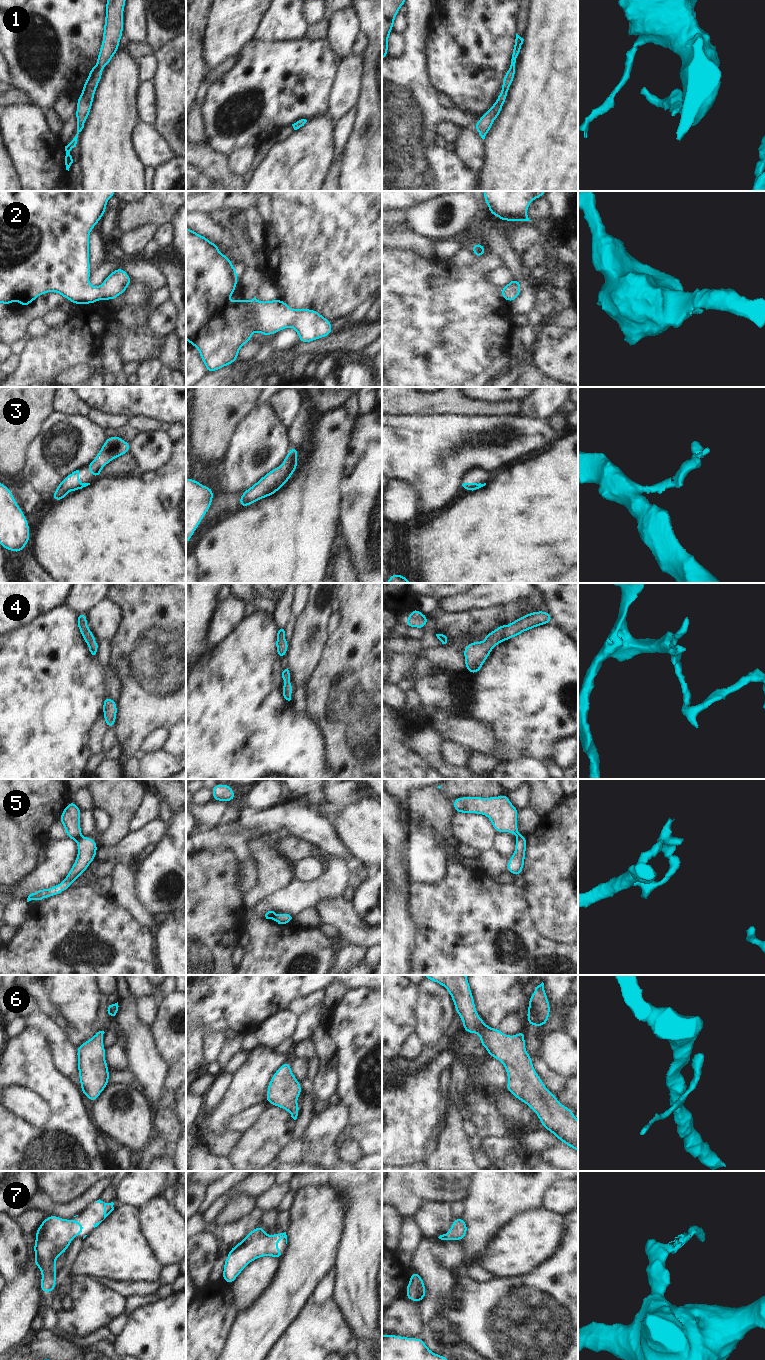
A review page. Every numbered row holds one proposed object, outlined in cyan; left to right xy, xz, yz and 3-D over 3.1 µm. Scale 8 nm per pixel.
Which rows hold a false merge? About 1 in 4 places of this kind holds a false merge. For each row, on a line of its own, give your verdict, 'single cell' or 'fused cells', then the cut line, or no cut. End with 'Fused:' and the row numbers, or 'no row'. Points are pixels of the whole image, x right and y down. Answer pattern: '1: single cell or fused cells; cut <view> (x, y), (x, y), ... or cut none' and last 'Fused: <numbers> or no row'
1: single cell; cut none
2: single cell; cut none
3: single cell; cut none
4: single cell; cut none
5: fused cells; cut xz (275, 913), (272, 919)
6: single cell; cut none
7: single cell; cut none
Fused: 5

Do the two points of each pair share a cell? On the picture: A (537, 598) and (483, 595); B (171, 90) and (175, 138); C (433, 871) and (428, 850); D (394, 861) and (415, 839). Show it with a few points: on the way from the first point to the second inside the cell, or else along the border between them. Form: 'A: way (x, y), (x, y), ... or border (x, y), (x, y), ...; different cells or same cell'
A: border (532, 593), (525, 598), (520, 598), (505, 605); different cells
B: way (175, 102), (175, 126); same cell
C: way (430, 866), (428, 864), (428, 855); same cell
D: border (409, 831), (404, 846); different cells

